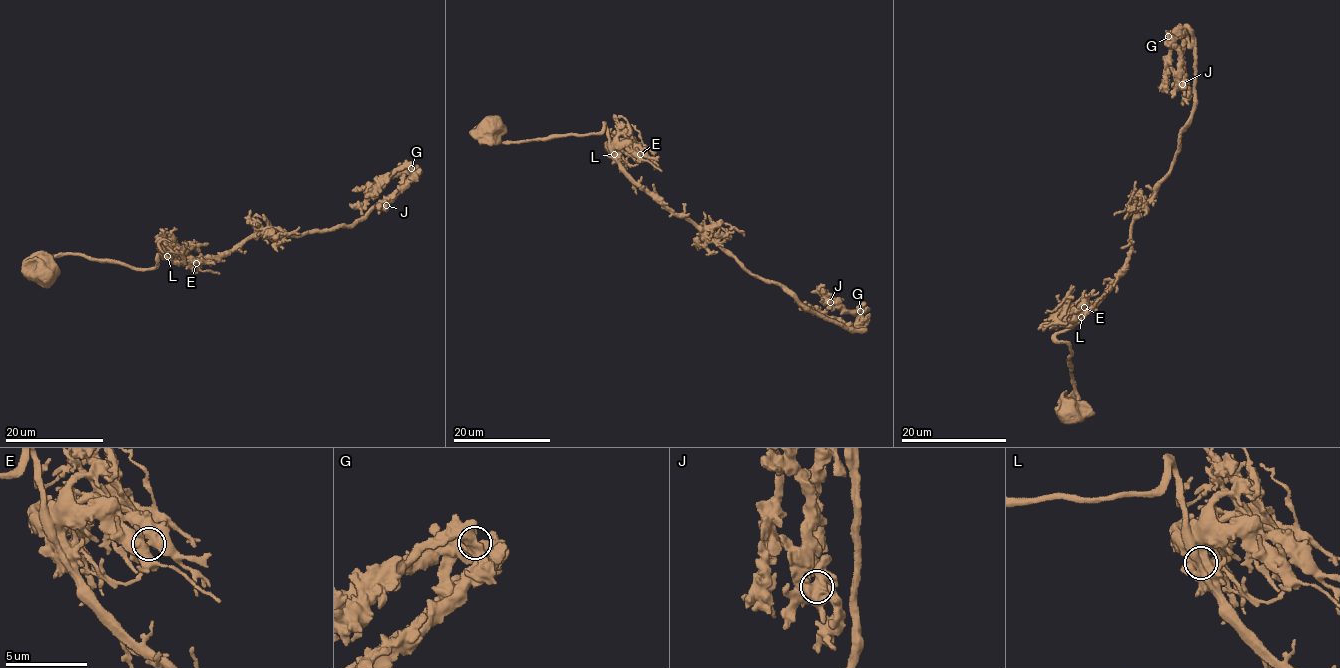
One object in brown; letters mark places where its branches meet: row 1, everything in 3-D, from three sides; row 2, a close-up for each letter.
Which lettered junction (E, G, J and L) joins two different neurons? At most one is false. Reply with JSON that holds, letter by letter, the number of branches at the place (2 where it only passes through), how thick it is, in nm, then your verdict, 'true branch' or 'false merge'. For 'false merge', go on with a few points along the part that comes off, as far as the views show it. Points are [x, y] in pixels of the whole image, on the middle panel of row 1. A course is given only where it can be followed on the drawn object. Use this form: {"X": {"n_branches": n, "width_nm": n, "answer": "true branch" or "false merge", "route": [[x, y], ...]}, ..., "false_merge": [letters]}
{"E": {"n_branches": 1, "width_nm": 950, "answer": "true branch"}, "G": {"n_branches": 1, "width_nm": 800, "answer": "true branch"}, "J": {"n_branches": 2, "width_nm": 800, "answer": "true branch"}, "L": {"n_branches": 1, "width_nm": 950, "answer": "true branch"}, "false_merge": []}

